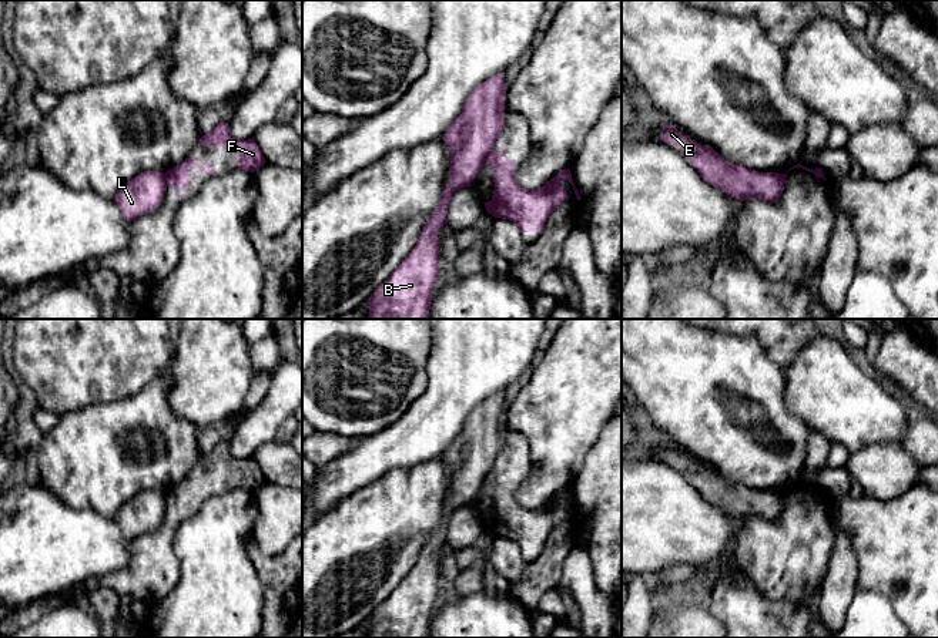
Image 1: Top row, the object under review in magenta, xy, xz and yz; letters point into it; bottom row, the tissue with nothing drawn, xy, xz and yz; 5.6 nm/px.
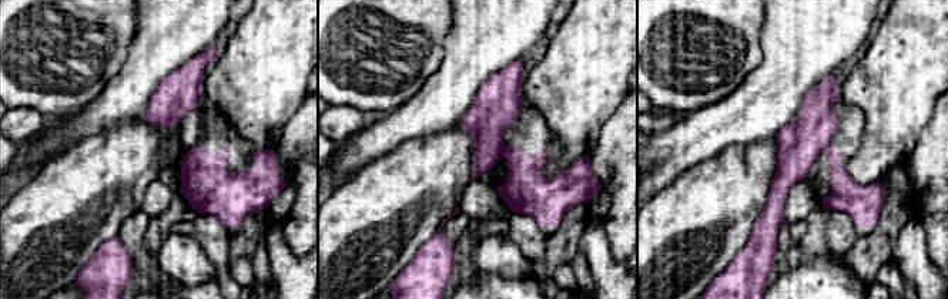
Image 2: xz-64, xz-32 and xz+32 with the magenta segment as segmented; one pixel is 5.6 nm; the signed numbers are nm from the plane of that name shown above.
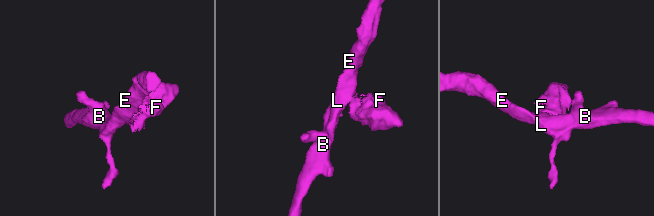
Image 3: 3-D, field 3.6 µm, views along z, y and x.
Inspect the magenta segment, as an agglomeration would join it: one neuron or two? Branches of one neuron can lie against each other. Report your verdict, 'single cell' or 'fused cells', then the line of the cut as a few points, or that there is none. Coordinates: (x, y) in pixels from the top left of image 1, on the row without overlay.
fused cells; cut in xz along (492, 469), (483, 480)

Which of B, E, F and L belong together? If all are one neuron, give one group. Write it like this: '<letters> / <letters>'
B E L / F

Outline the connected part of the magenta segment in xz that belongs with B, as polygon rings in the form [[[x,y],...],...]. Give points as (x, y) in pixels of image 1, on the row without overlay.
[[[505,392],[478,404],[443,454],[450,469],[449,503],[413,568],[371,614],[368,638],[428,638],[432,608],[439,594],[438,553],[448,543],[452,513],[470,506],[495,467],[505,444],[502,432],[506,427],[506,410]]]

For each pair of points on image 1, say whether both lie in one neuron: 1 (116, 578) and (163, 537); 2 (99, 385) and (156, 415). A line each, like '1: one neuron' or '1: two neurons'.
1: one neuron
2: two neurons

